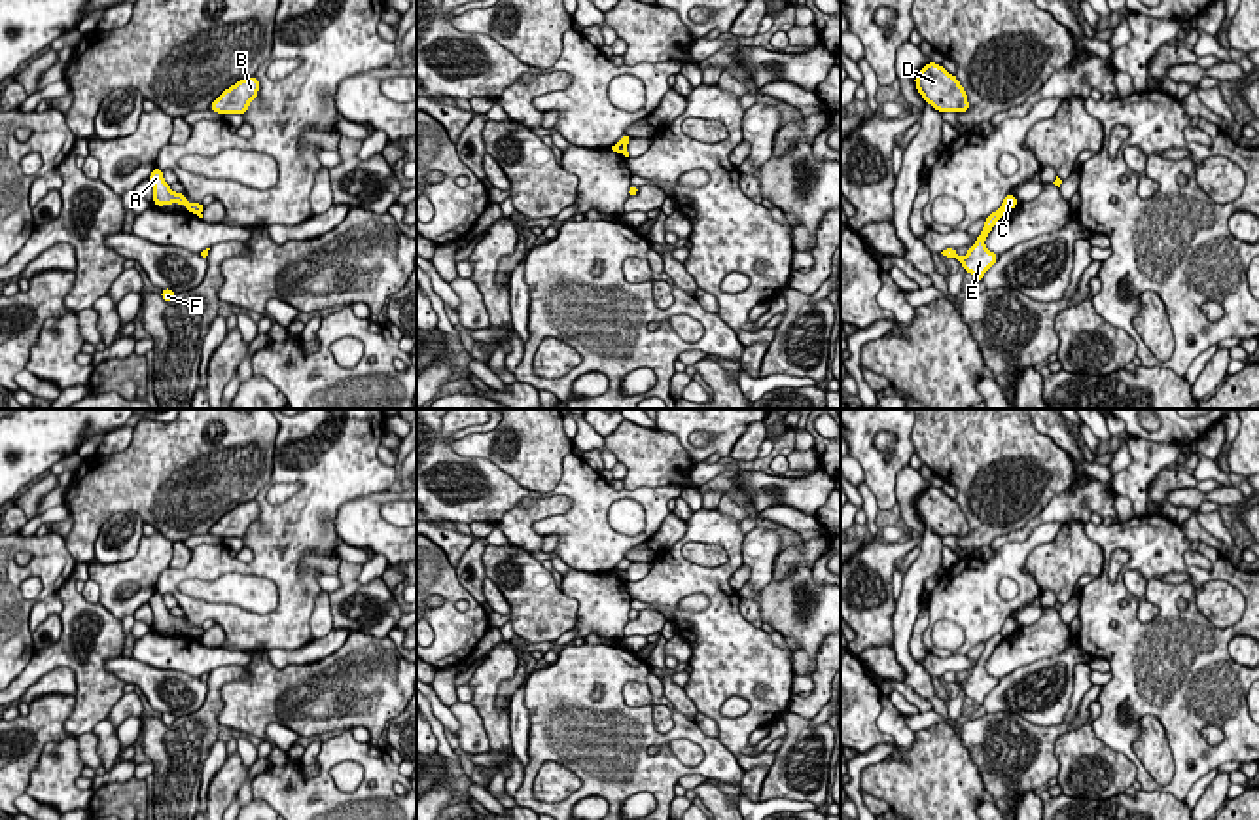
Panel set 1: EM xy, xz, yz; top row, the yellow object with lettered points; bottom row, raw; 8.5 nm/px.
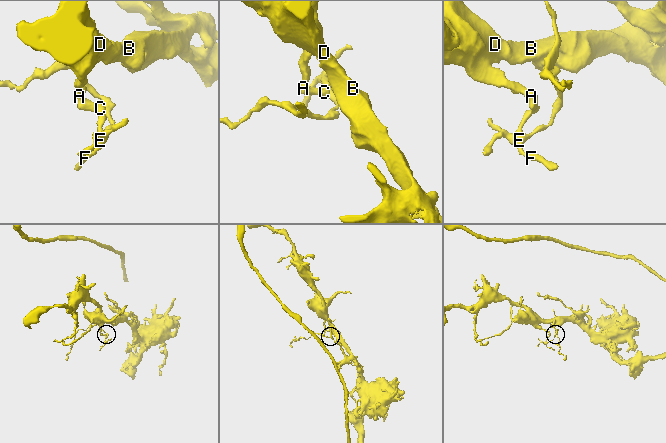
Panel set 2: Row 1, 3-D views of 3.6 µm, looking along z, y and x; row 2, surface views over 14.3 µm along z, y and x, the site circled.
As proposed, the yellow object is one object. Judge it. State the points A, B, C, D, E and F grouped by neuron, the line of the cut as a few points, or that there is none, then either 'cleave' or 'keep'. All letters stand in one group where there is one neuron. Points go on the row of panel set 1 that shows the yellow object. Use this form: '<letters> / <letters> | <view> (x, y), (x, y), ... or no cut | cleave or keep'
A B C D / E F | yz (998, 209), (1002, 213) | cleave

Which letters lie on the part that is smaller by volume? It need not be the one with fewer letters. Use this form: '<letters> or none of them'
E, F

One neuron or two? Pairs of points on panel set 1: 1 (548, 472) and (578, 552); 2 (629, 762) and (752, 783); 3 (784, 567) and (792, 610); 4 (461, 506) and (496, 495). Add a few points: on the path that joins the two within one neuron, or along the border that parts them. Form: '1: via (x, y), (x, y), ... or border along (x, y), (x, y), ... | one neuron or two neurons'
1: border along (572, 453), (565, 459), (563, 476), (551, 489) | two neurons
2: border along (746, 771), (739, 784) | two neurons
3: border along (811, 569), (797, 567), (773, 580) | two neurons
4: via (470, 500), (487, 495) | one neuron

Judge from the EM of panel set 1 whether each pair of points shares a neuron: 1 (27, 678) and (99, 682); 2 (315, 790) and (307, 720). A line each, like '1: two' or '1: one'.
1: one
2: two

